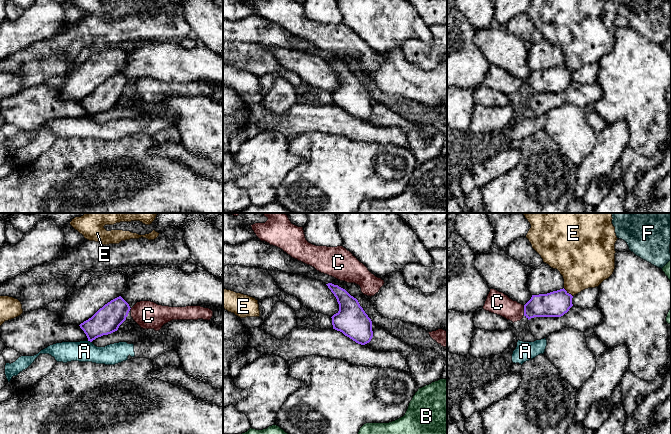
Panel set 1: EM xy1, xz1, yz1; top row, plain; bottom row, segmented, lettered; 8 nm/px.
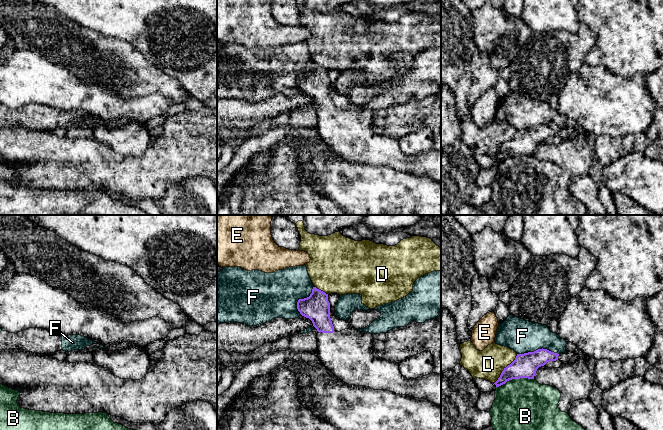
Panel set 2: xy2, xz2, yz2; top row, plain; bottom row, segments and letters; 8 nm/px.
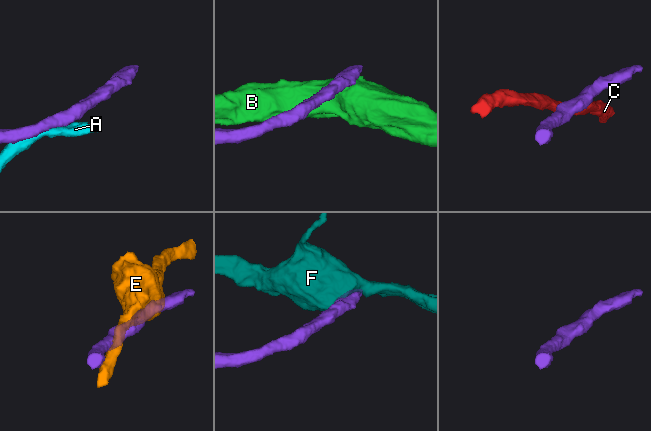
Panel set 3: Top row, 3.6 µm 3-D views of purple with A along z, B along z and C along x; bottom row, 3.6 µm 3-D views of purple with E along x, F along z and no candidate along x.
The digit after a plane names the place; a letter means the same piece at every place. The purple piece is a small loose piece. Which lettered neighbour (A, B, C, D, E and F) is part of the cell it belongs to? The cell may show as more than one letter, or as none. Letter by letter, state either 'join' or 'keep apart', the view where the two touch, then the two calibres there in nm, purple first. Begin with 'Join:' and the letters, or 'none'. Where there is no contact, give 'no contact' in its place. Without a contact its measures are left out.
Join: none
A: keep apart | xy1 | 220/180 nm
B: keep apart | yz2 | 190/480 nm
C: keep apart | yz1 | 200/180 nm
D: keep apart | yz2 | 190/240 nm
E: keep apart | yz1 | 200/360 nm
F: keep apart | yz2 | 190/260 nm

